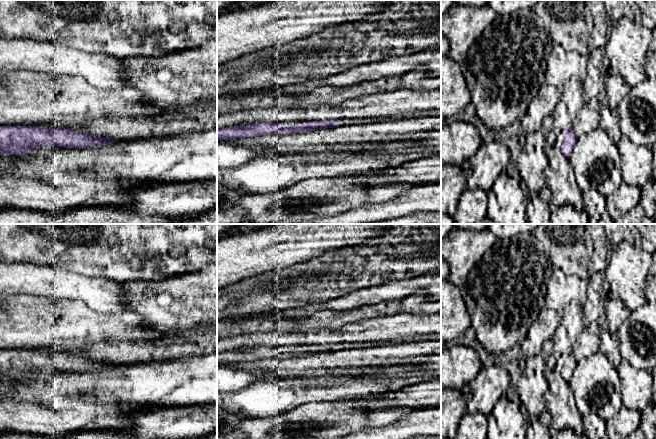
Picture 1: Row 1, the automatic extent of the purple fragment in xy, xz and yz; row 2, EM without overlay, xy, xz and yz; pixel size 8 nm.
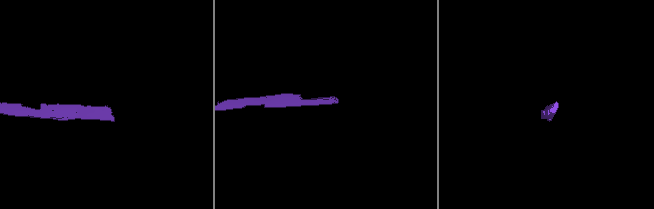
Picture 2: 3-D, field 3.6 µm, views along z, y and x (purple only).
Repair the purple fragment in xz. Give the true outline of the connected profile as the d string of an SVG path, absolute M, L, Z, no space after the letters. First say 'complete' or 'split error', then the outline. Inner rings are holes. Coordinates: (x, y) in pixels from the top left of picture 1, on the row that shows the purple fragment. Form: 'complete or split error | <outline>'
split error | M441 111L409 115L393 115L389 117L342 119L329 122L308 121L305 124L296 126L286 126L281 123L255 123L247 126L217 129L217 140L232 140L236 138L257 137L271 134L296 134L317 129L337 128L339 126L352 126L360 124L373 124L385 121L394 121L397 119L420 118L425 116L441 116Z

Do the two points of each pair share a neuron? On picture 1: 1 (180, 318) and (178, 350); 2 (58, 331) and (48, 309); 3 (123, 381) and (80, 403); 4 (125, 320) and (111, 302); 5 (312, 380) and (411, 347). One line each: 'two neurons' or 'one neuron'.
1: two neurons
2: one neuron
3: two neurons
4: two neurons
5: two neurons

